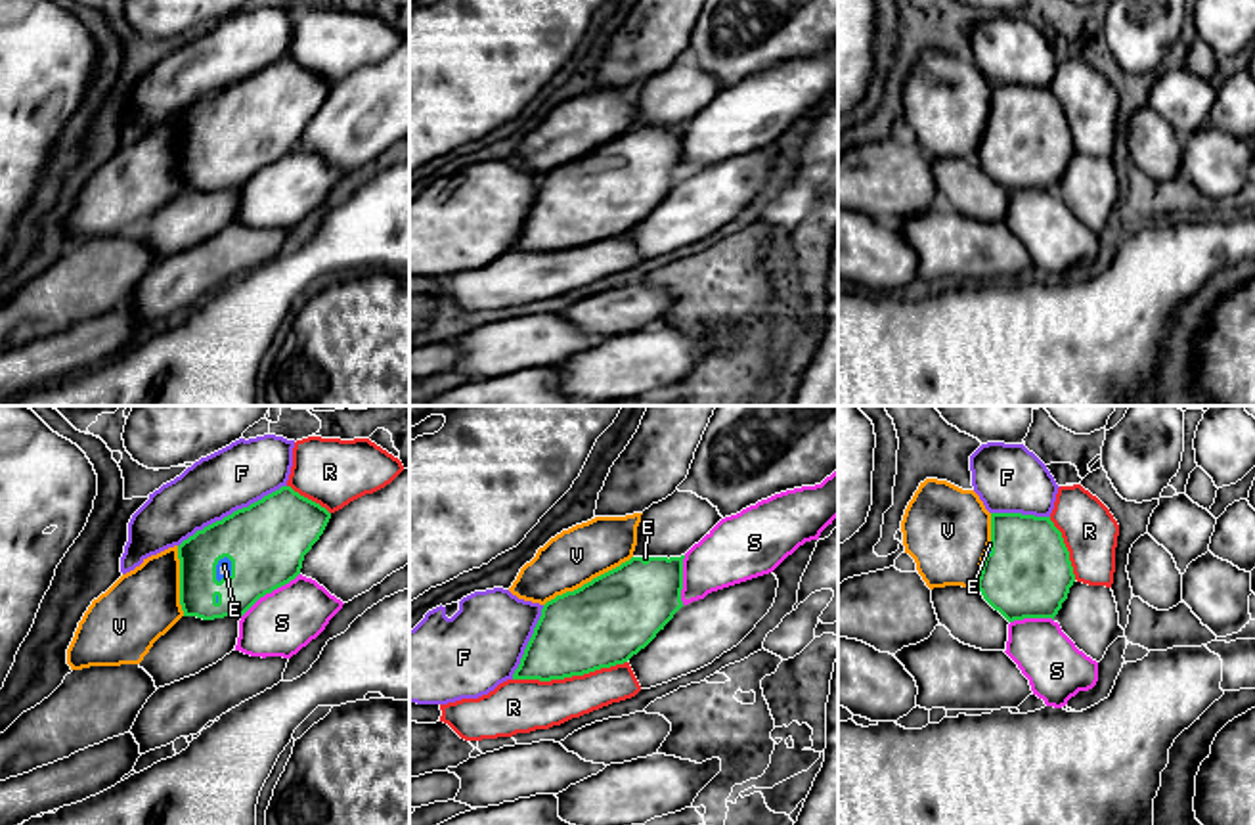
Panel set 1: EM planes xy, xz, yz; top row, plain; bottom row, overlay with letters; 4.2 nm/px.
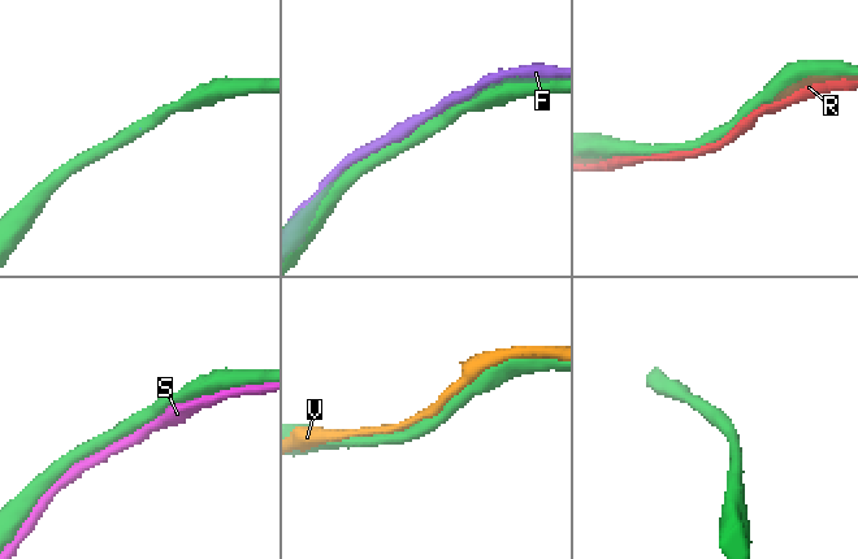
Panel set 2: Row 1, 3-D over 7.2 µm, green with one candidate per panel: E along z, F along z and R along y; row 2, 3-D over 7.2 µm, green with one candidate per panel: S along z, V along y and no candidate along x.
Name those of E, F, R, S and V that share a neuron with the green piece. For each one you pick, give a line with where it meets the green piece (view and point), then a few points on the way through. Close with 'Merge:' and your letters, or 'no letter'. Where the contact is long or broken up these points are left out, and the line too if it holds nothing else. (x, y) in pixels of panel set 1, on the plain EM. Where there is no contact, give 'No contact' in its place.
E: Touches green at xy (215, 140)
Merge: E

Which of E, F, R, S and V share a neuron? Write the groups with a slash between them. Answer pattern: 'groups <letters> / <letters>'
groups E / F / R / S / V

